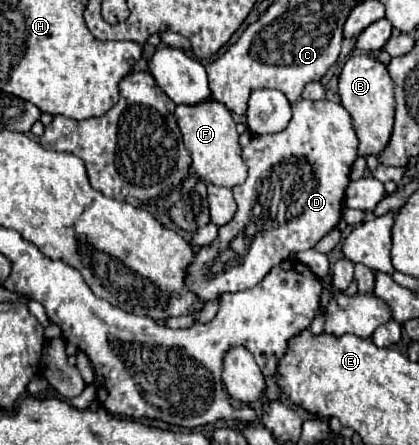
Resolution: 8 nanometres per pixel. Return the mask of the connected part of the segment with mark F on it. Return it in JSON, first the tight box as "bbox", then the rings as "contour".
{"bbox":[174,98,246,188],"contour":[[[208,98],[206,102],[198,102],[194,106],[178,104],[174,118],[180,126],[184,146],[192,156],[192,168],[202,182],[232,188],[246,180],[246,164],[240,158],[236,122],[232,120],[230,110],[222,102]]]}

